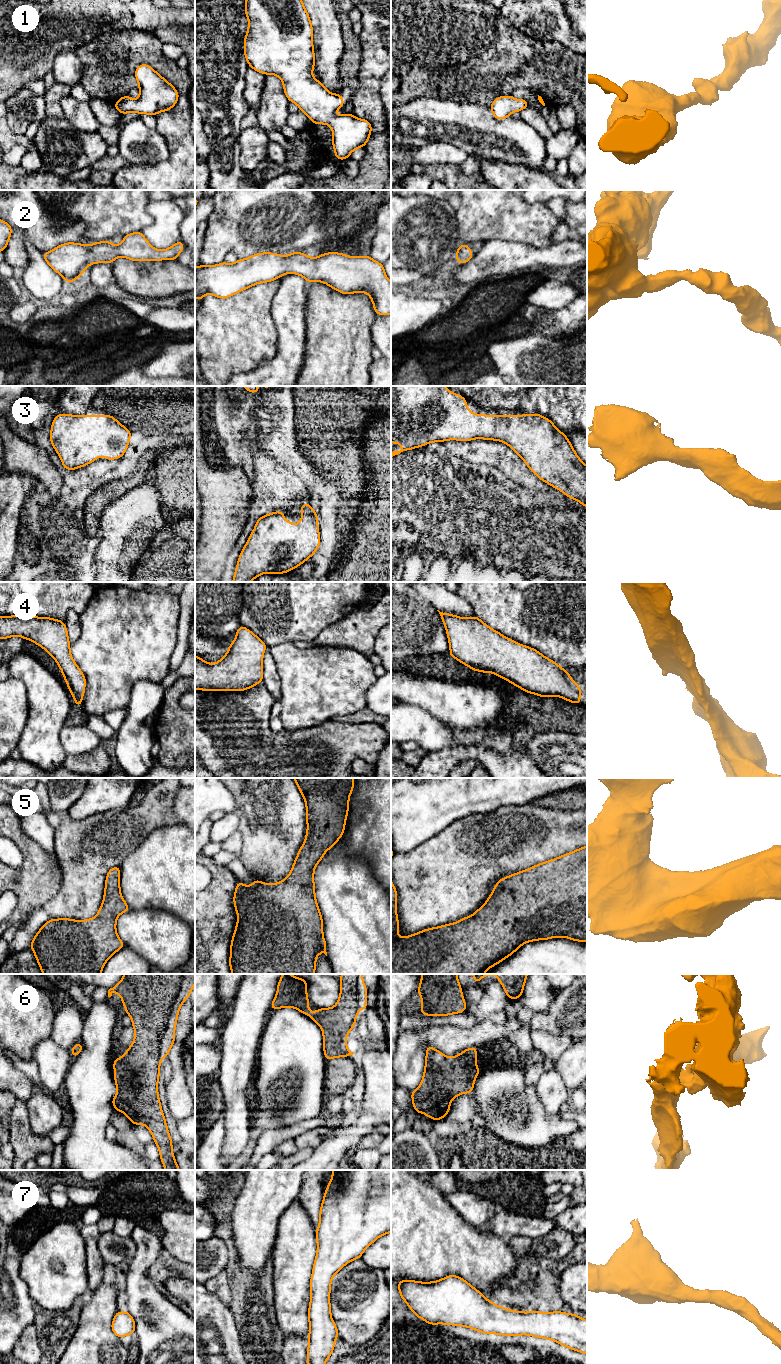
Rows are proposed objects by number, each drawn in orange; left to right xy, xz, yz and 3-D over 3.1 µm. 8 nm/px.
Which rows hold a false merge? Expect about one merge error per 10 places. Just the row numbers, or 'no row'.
no row

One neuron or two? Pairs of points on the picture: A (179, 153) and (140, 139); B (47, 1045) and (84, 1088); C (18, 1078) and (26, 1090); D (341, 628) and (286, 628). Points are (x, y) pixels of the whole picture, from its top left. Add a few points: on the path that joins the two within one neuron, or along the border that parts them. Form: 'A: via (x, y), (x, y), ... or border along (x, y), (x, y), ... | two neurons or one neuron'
A: border along (155, 129), (168, 144), (168, 157), (150, 164) | two neurons
B: border along (73, 1058), (63, 1083) | two neurons
C: via (18, 1081), (23, 1087) | one neuron
D: border along (346, 615), (324, 628), (312, 641) | two neurons

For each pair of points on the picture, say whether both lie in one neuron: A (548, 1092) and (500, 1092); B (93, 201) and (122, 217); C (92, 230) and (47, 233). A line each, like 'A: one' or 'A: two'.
A: two
B: one
C: two

